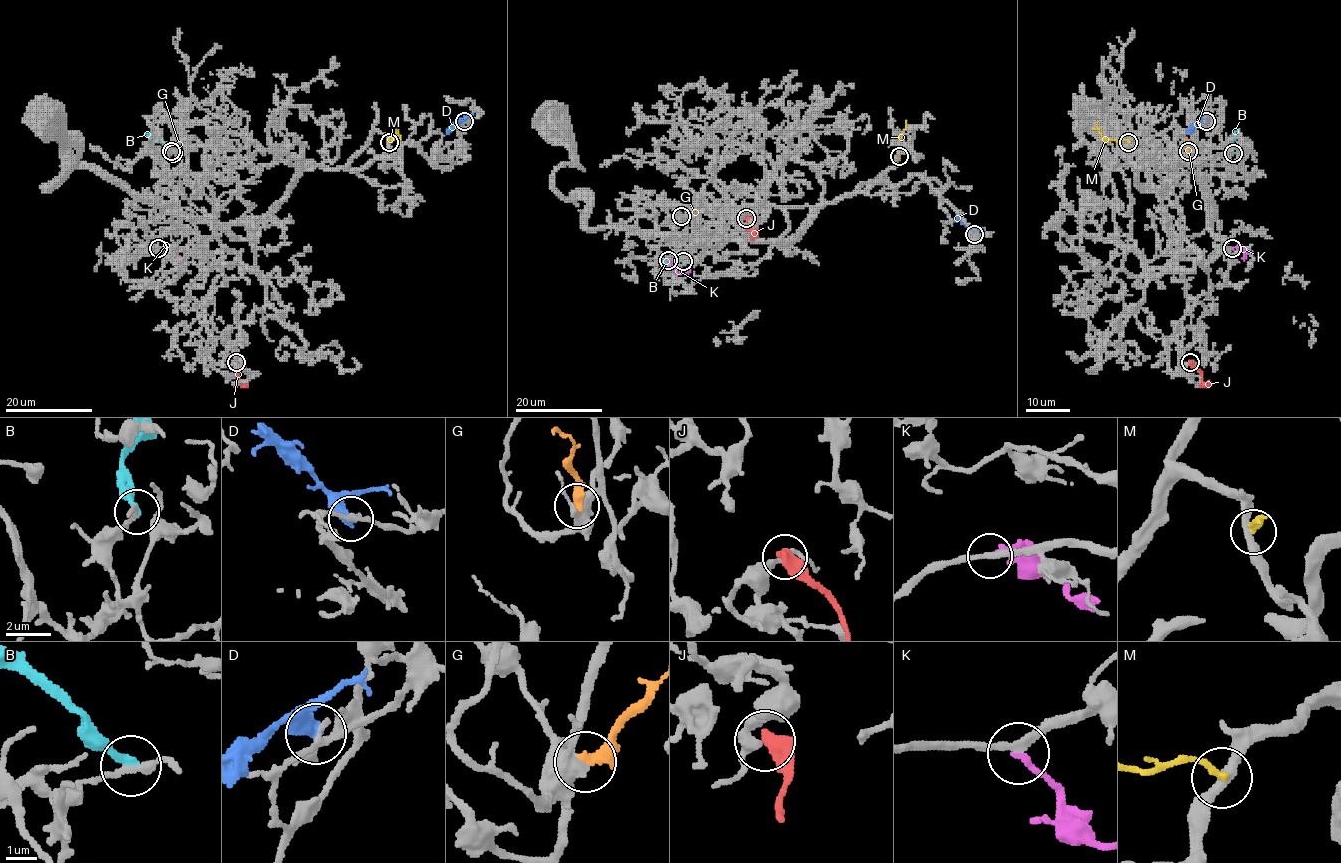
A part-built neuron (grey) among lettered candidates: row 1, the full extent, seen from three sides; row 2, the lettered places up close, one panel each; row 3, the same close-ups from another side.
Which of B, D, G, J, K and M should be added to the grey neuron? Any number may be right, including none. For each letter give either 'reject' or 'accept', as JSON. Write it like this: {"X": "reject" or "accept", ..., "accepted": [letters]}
{"B": "reject", "D": "reject", "G": "reject", "J": "reject", "K": "accept", "M": "reject", "accepted": ["K"]}

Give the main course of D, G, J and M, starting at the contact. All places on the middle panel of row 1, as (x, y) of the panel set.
D: (974, 234), (957, 215)
G: (681, 216), (692, 215), (696, 211)
J: (746, 218), (752, 236), (750, 238)
M: (899, 156), (899, 140), (908, 126)

